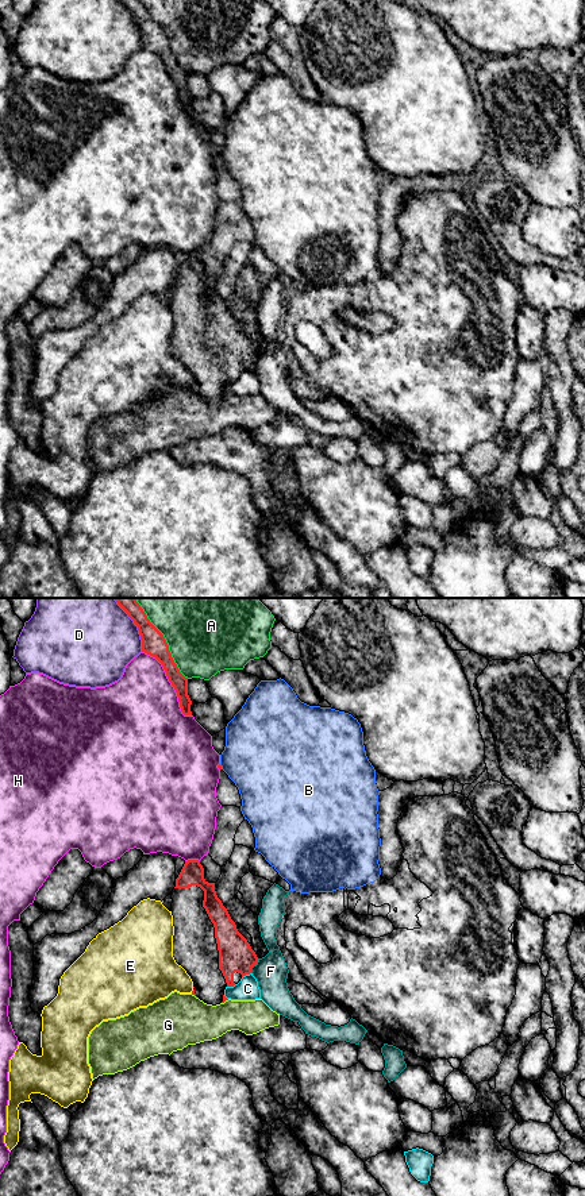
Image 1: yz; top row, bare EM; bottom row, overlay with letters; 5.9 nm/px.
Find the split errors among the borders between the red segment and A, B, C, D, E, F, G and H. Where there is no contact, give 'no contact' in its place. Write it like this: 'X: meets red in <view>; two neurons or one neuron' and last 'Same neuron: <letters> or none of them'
A: meets red in yz; two neurons
B: meets red in yz; two neurons
C: meets red in yz; two neurons
D: meets red in yz; two neurons
E: meets red in yz; two neurons
F: meets red in yz; two neurons
G: meets red in yz; two neurons
H: meets red in yz; two neurons
Same neuron: none of them

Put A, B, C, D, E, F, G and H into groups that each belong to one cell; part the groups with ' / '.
A / B / C / D / E / F / G / H

